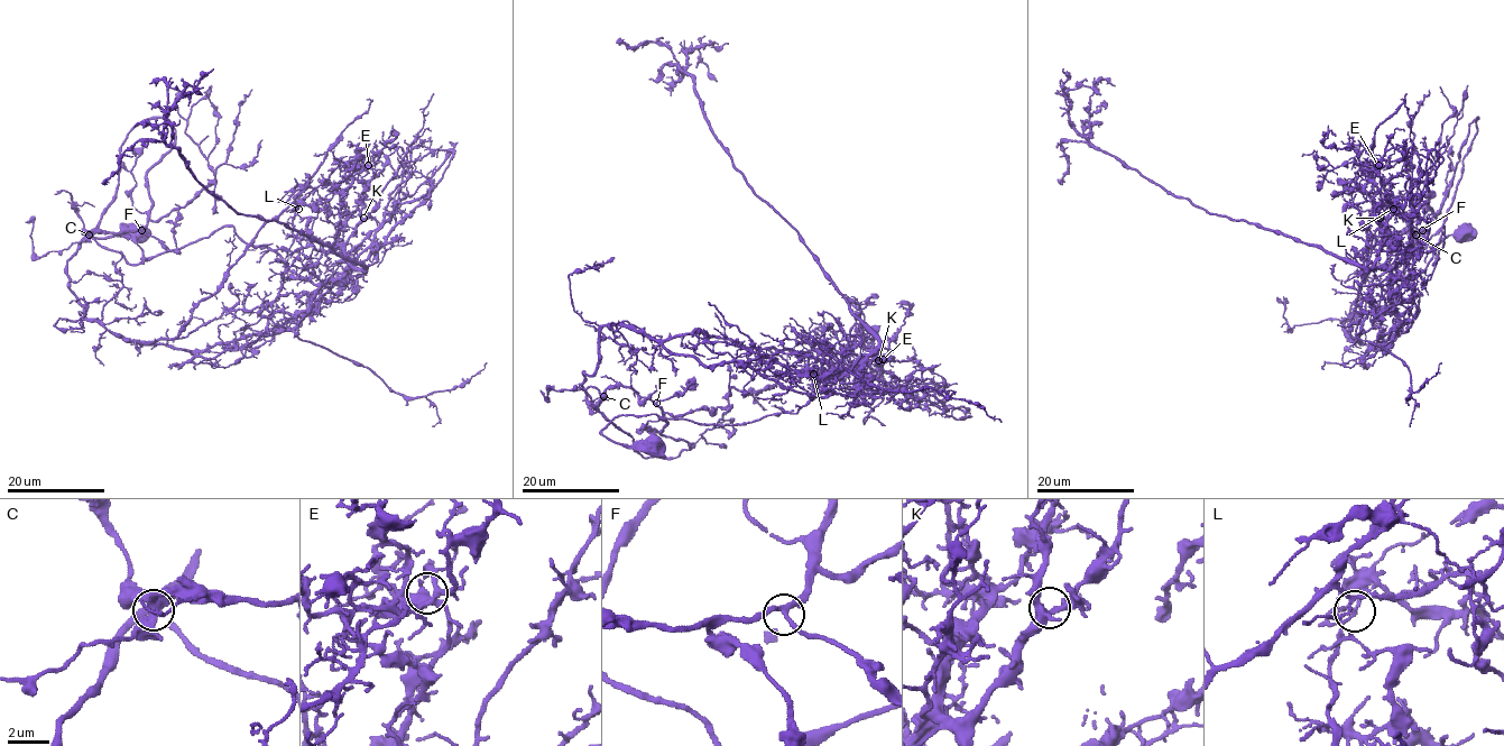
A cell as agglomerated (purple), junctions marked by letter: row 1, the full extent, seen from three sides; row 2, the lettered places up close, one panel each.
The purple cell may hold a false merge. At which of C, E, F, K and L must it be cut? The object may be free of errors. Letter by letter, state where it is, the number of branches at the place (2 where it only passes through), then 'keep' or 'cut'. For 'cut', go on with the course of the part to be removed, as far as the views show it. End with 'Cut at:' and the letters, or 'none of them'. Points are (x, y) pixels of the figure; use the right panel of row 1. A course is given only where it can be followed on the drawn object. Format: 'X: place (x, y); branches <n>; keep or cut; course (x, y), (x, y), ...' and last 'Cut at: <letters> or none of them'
C: place (1415, 235); branches 4; keep
E: place (1378, 165); branches 5; keep
F: place (1422, 230); branches 3; keep
K: place (1380, 218); branches 5; keep
L: place (1393, 209); branches 4; cut; course (1393, 208), (1385, 351), (1344, 322), (1442, 227), (1476, 118), (1432, 220), (1427, 178), (1468, 85)
Cut at: L

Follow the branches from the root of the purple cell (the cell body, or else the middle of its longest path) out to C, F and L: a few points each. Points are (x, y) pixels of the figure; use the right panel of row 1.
C: (1464, 232), (1390, 278), (1385, 351), (1357, 341), (1344, 322), (1394, 302), (1476, 118), (1415, 235)
F: (1464, 232), (1390, 278), (1385, 351), (1357, 341), (1344, 322), (1394, 302), (1476, 118), (1422, 230)
L: (1464, 232), (1435, 248), (1433, 264), (1442, 227), (1428, 266), (1385, 289), (1369, 256), (1393, 208)

